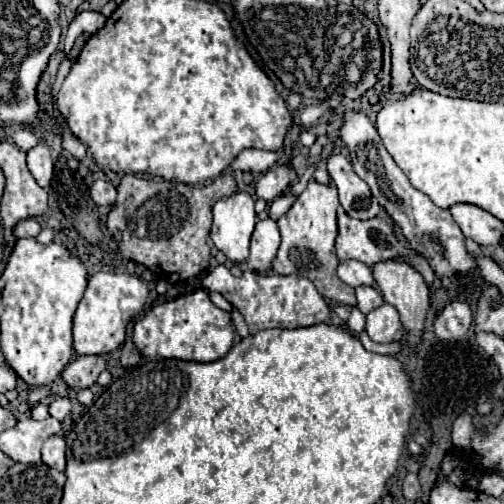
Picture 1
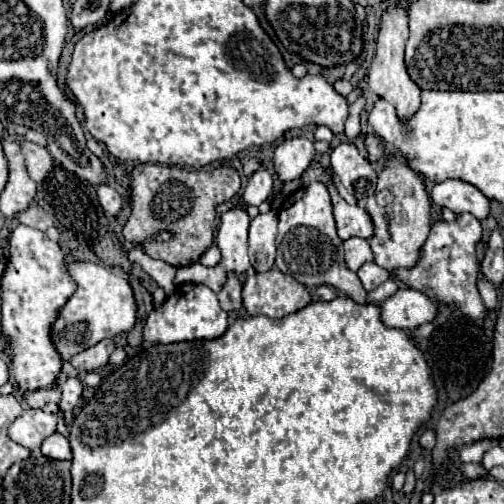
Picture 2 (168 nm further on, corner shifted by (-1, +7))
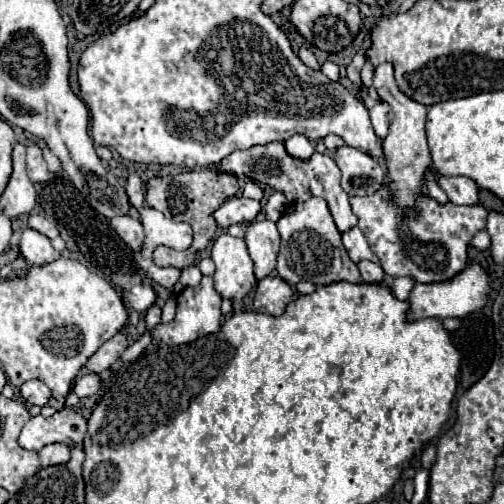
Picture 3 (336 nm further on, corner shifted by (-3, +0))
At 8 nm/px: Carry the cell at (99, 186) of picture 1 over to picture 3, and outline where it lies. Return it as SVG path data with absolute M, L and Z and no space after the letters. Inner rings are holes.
M117 216L111 220L111 226L115 228L115 232L121 236L121 240L133 250L139 252L145 240L145 232L139 220L131 218L131 216Z

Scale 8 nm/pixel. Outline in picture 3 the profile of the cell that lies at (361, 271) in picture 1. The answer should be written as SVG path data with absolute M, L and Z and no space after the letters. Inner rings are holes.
M353 226L349 232L343 232L343 246L349 252L349 256L351 256L353 262L359 262L363 258L367 258L371 262L377 262L375 252L371 250L367 238L363 236L363 232L357 226Z

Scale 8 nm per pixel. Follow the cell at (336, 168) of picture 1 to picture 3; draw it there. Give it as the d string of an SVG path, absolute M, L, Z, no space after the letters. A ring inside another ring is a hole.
M341 146L333 158L343 174L341 188L349 196L369 196L383 186L385 168L369 154L351 146Z

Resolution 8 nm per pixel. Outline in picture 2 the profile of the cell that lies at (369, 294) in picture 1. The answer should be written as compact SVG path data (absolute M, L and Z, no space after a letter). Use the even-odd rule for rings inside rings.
M365 263L357 271L357 275L359 275L365 291L373 291L373 289L377 289L381 283L385 283L389 279L389 273L385 269L381 269L379 265L375 265L375 263Z

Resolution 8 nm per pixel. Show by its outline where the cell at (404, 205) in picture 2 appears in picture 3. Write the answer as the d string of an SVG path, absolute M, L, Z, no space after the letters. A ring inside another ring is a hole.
M381 64L375 70L373 76L373 86L379 92L379 96L393 108L395 120L391 122L391 130L387 138L383 140L385 146L385 162L387 162L387 176L385 184L393 190L393 198L399 206L403 208L413 208L415 198L423 194L423 174L431 166L431 152L427 146L425 138L425 118L427 118L427 108L411 98L407 98L395 84L393 78L393 66L391 64Z

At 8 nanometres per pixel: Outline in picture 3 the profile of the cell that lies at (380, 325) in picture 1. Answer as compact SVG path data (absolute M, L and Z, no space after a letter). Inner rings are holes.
M469 262L453 280L445 280L445 284L417 284L411 290L409 296L409 320L419 318L455 318L455 316L467 316L487 304L487 298L491 294L491 278L487 270L479 262Z

